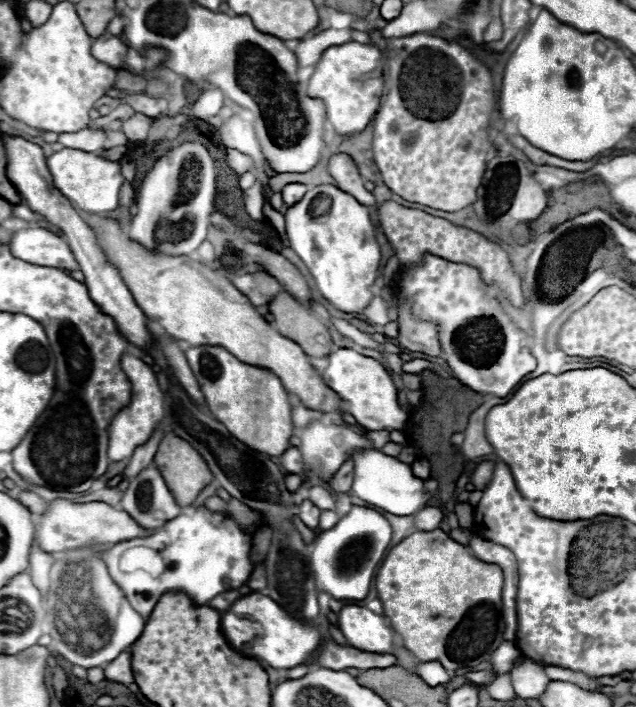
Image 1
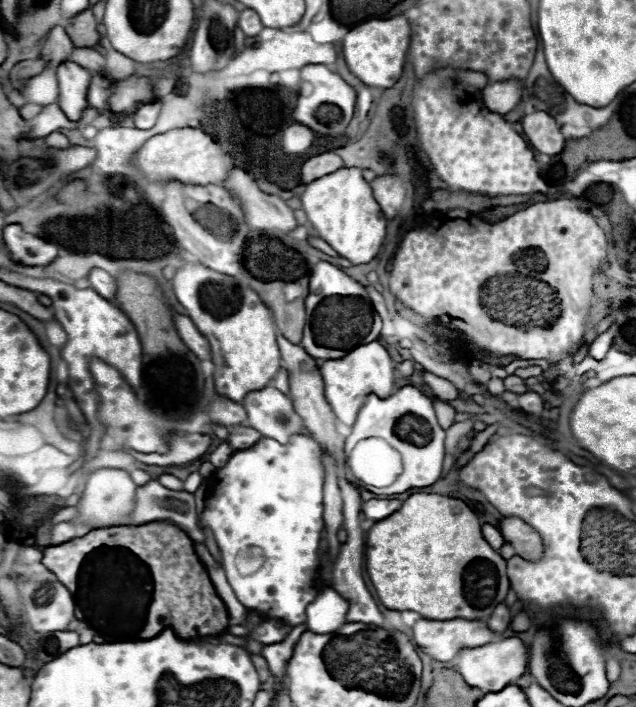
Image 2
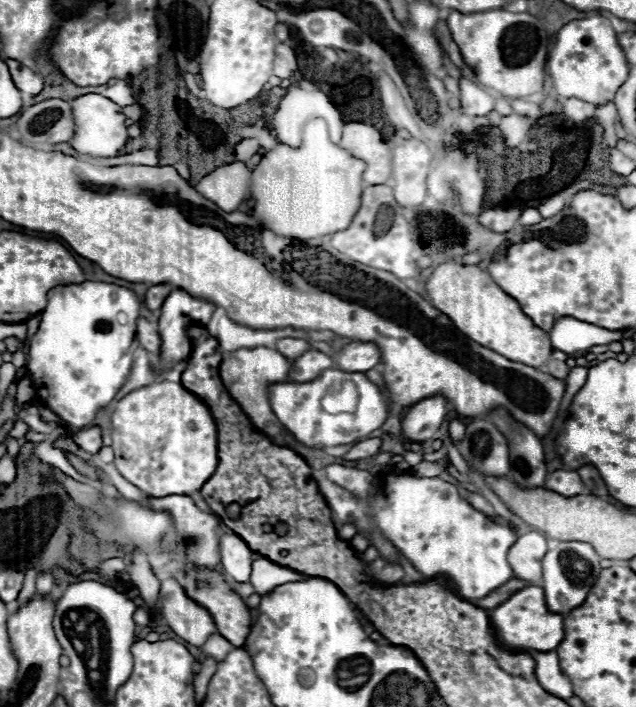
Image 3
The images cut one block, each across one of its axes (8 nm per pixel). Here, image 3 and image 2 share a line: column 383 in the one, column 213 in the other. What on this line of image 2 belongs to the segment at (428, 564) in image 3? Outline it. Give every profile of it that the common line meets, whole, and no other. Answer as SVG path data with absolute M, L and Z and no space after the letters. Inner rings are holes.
M290 436L288 444L278 444L270 438L260 438L254 446L242 452L234 452L224 468L218 468L210 480L206 508L202 512L202 526L208 526L216 538L222 554L222 568L226 572L228 584L232 586L236 598L260 616L282 620L288 626L306 624L306 606L316 600L314 592L320 584L320 534L324 530L322 520L322 488L324 488L324 468L320 460L320 446L304 436ZM248 546L260 546L264 550L266 562L252 576L240 576L234 558L240 550Z

